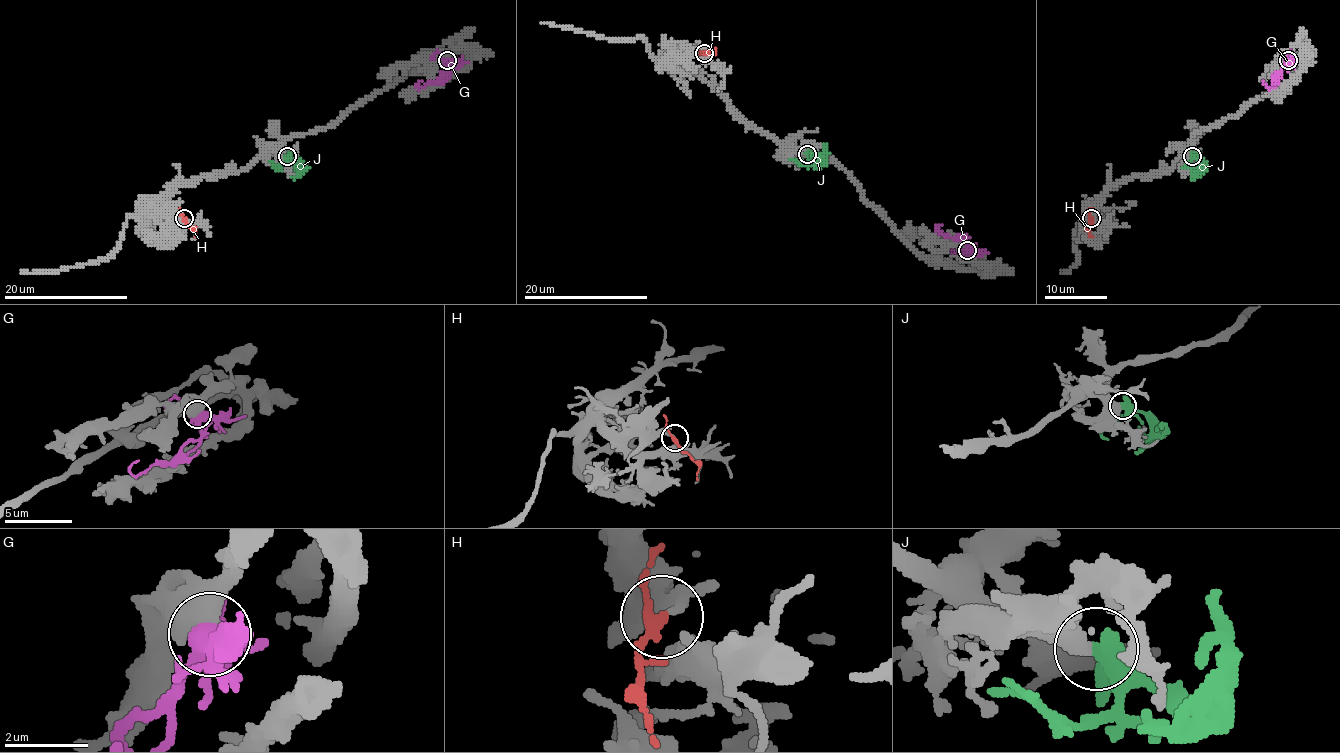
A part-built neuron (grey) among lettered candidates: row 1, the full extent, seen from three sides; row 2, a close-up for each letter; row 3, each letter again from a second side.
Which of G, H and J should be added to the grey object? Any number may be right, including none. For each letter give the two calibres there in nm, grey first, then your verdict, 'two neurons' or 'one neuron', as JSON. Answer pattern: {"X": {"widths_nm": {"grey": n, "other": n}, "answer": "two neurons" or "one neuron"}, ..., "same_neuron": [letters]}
{"G": {"widths_nm": {"grey": 850, "other": 550}, "answer": "two neurons"}, "H": {"widths_nm": {"grey": 120, "other": 240}, "answer": "two neurons"}, "J": {"widths_nm": {"grey": 500, "other": 480}, "answer": "one neuron"}, "same_neuron": ["J"]}

